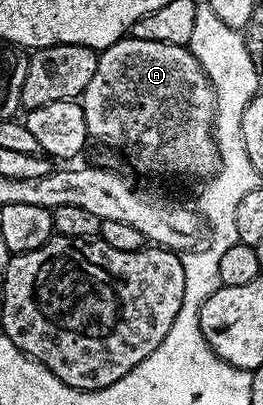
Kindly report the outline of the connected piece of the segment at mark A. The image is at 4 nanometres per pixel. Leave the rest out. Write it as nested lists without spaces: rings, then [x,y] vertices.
[[[129,35],[127,38],[114,42],[108,48],[103,49],[96,57],[96,69],[94,78],[90,78],[90,86],[84,91],[86,97],[86,130],[93,141],[105,144],[108,148],[121,148],[130,159],[136,163],[140,172],[153,172],[156,176],[204,176],[211,178],[216,174],[216,168],[220,164],[216,139],[212,133],[212,123],[216,117],[216,91],[210,82],[210,78],[202,70],[198,58],[194,58],[192,51],[183,44],[171,44],[170,42],[154,42],[143,40]]]

